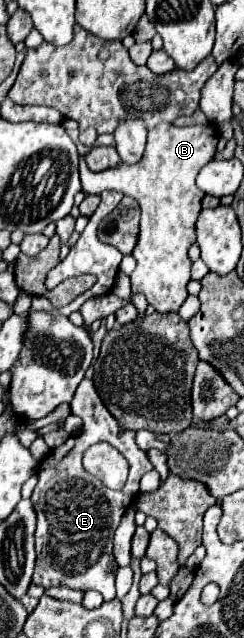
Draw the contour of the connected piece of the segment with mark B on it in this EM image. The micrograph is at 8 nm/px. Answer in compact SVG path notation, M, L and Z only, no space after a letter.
M161 123L149 131L145 155L135 165L121 163L109 171L93 173L85 165L85 159L79 157L79 175L85 193L99 195L105 189L113 189L123 195L131 195L141 207L139 239L133 249L133 257L137 259L137 267L131 273L133 293L143 293L155 311L179 311L185 321L199 311L199 299L187 291L187 283L191 279L191 259L187 251L195 243L195 221L205 195L195 185L195 177L201 167L213 159L217 139L219 133L215 125L175 127L171 123Z

